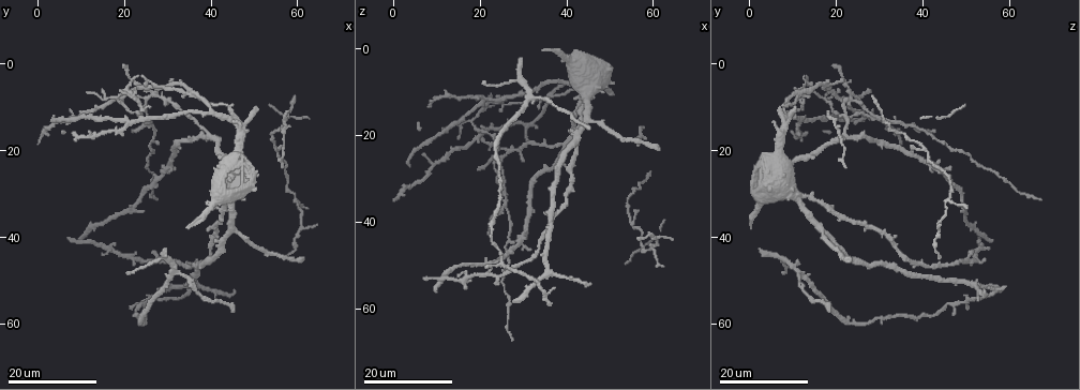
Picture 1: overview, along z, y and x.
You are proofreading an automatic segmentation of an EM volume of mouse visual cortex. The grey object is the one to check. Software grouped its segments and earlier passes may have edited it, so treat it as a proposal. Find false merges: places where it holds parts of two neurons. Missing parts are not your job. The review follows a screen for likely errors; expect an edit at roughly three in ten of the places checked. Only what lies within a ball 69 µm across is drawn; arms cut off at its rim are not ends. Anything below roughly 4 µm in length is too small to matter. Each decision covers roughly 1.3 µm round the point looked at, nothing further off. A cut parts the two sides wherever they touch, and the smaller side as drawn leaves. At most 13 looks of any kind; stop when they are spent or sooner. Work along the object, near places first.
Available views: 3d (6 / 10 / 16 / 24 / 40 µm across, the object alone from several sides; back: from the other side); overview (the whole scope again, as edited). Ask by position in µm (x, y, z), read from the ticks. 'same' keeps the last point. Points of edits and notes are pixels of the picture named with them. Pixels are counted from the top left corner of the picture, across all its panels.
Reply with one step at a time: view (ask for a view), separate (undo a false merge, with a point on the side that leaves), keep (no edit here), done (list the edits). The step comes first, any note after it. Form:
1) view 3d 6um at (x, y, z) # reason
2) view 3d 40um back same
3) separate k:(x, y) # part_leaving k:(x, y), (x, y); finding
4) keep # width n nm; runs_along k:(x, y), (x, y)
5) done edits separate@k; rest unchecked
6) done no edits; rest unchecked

view 3d 24um at (55.0, 20.0, 40.0) # two arms in line, one across

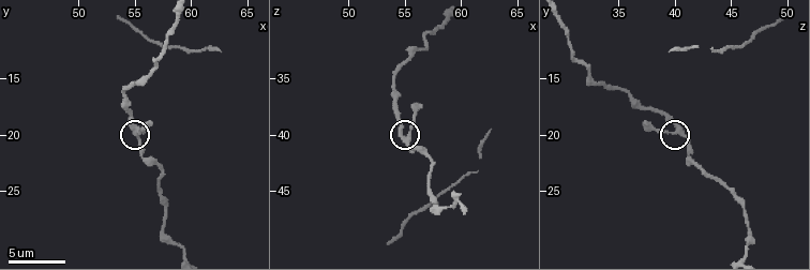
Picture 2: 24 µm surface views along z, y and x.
view 3d 6um at (55.2, 19.6, 40.6)

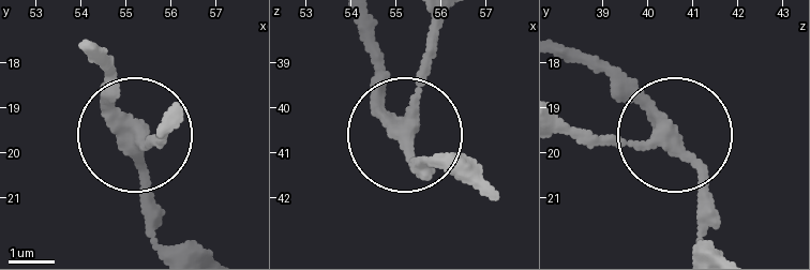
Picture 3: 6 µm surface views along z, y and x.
keep # width 280 nm; one neuron here

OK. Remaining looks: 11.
view 3d 16um at (23.5, 11.5, 26.0) # sudden change in width

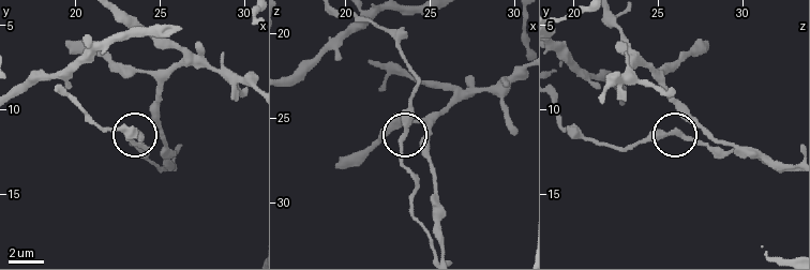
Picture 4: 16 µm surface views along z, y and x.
view 3d 6um at (23.3, 11.6, 26.2)

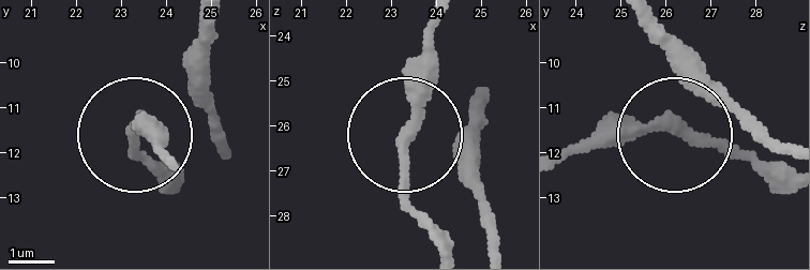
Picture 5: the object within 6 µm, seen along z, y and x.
keep # runs_along 5:(439, 252), (404, 182), (428, 25); one neuron here

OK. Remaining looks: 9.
view 3d 16um at (26.5, 7.0, 23.5) # a fork

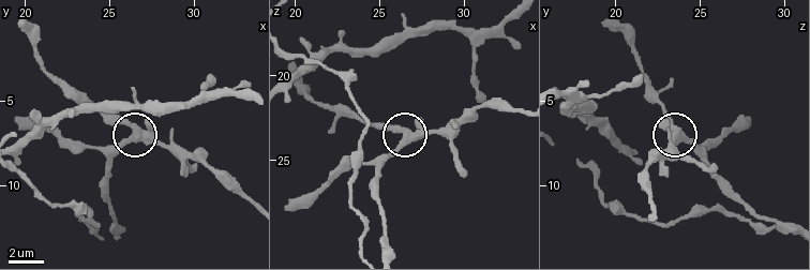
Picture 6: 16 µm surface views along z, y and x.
view 3d 6um same

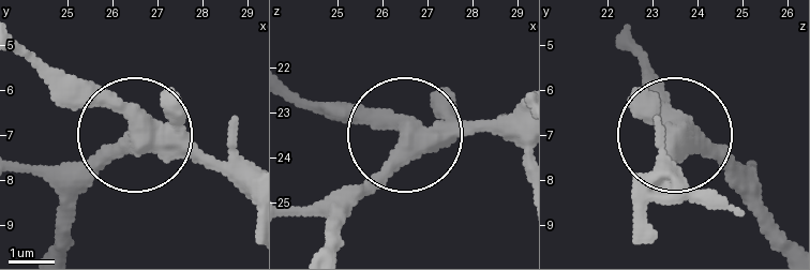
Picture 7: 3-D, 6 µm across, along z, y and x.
keep # runs_along 7:(513, 108), (399, 131), (299, 101); all the same neuron

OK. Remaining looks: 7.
view 3d 16um at (59.5, 31.5, 45.5) # three-way junction

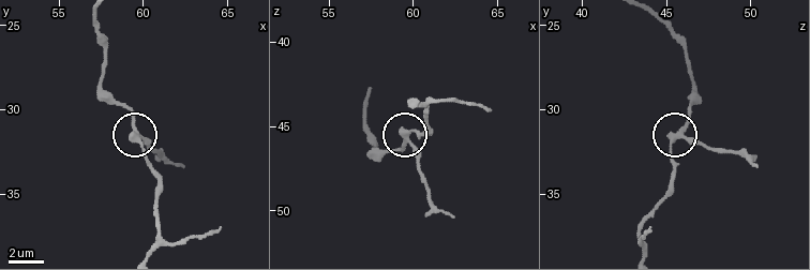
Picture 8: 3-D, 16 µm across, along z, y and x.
view 3d 10um at (59.8, 31.5, 45.8) # closer look

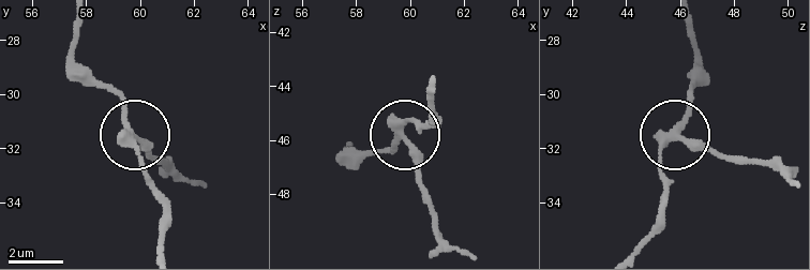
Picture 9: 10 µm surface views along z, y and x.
keep # runs_along 9:(686, 20), (692, 89), (676, 135), (752, 165); continuous, no second neuron

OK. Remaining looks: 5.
view 3d 16um at (25.5, 14.5, 36.5) # three arms meet

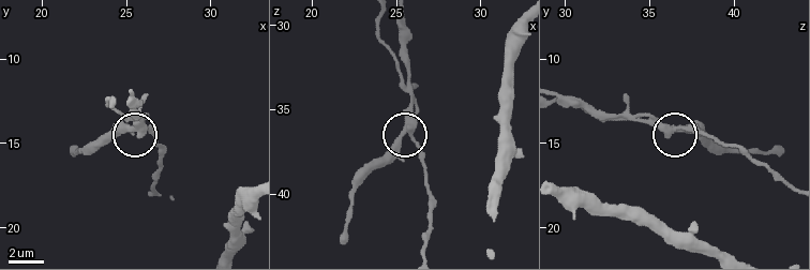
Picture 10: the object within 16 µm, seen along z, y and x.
view 3d 6um at (25.6, 14.3, 36.3)

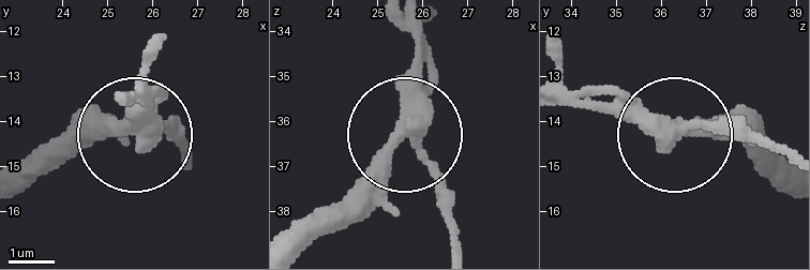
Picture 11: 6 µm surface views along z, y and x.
separate 11:(441, 180) # side_arm 8 um; part_leaving 11:(416, 111), (451, 246); two neurons meet here

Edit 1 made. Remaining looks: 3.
view 3d 24um at (18.5, 8.0, 17.0) # narrows sharply

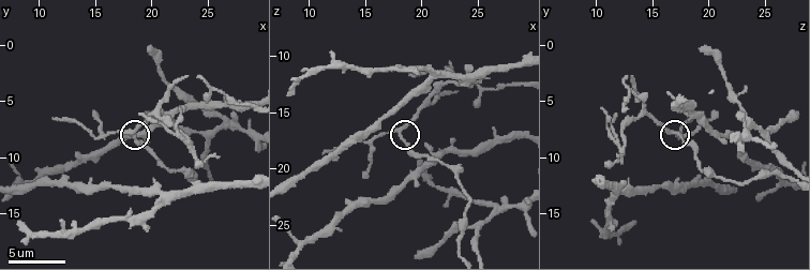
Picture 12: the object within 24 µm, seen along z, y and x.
view 3d 10um at (18.4, 7.8, 17.2)

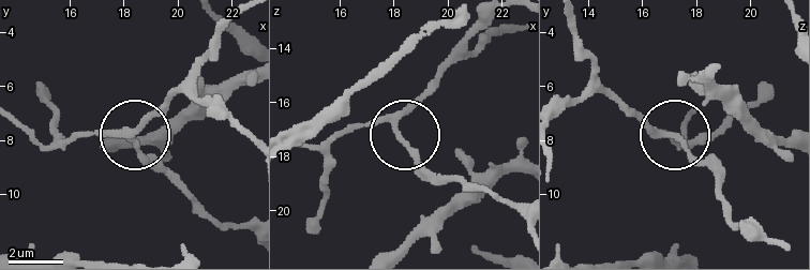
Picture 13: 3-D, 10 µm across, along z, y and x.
keep # runs_along 13:(246, 227), (205, 211), (129, 135), (156, 107); one neuron here

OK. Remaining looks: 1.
done edits separate@11; rest unchecked

